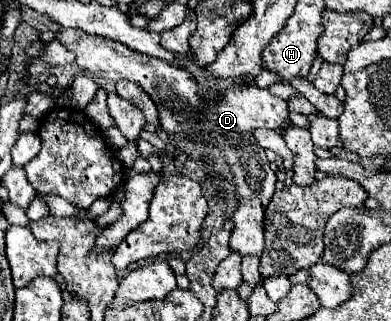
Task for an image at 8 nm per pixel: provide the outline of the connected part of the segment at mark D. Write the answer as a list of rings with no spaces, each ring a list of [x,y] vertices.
[[[60,28],[56,32],[56,40],[60,40],[68,50],[76,54],[76,64],[82,70],[112,82],[132,80],[140,84],[144,92],[154,100],[160,114],[160,124],[170,136],[178,138],[192,136],[200,142],[216,146],[226,154],[238,196],[238,208],[234,210],[232,216],[236,226],[230,238],[230,250],[236,250],[242,256],[246,254],[260,256],[264,250],[264,212],[276,192],[274,188],[276,174],[270,168],[270,162],[264,158],[266,156],[264,148],[254,140],[254,130],[265,128],[281,133],[286,125],[290,125],[286,100],[276,98],[268,90],[250,84],[232,82],[224,92],[218,92],[214,102],[204,104],[206,96],[200,92],[200,84],[184,68],[176,68],[164,60],[132,52],[120,42],[100,36],[90,36],[86,32],[80,32],[78,28]]]

